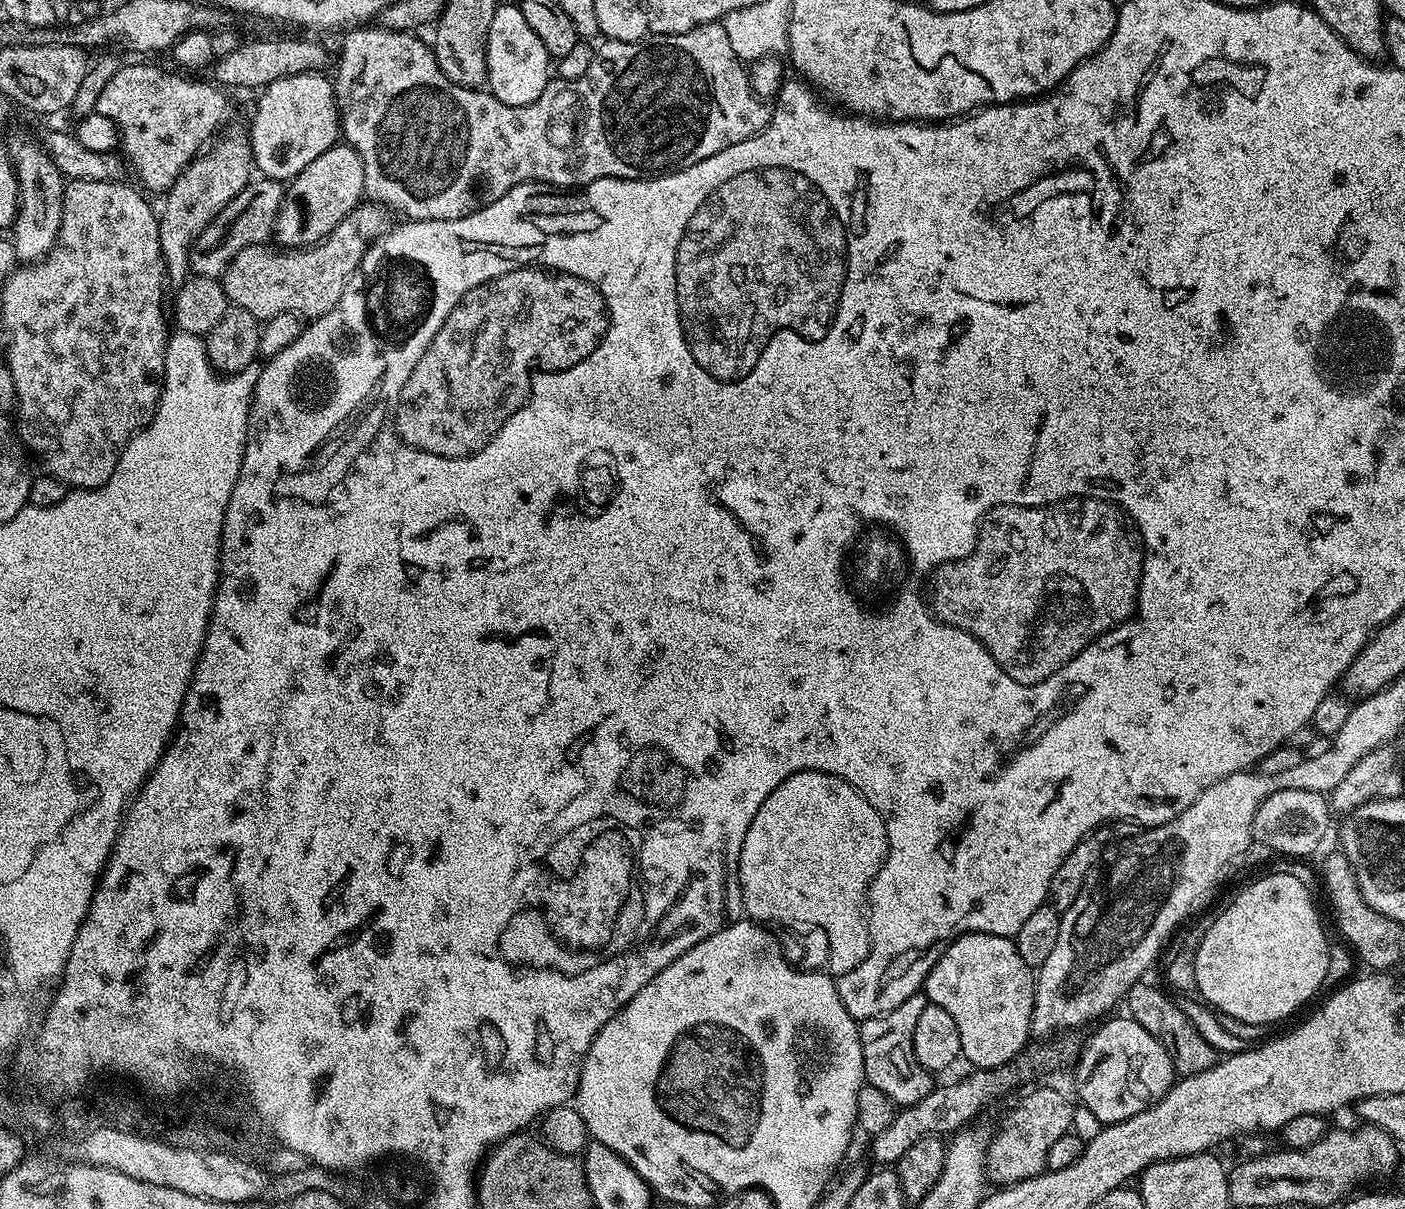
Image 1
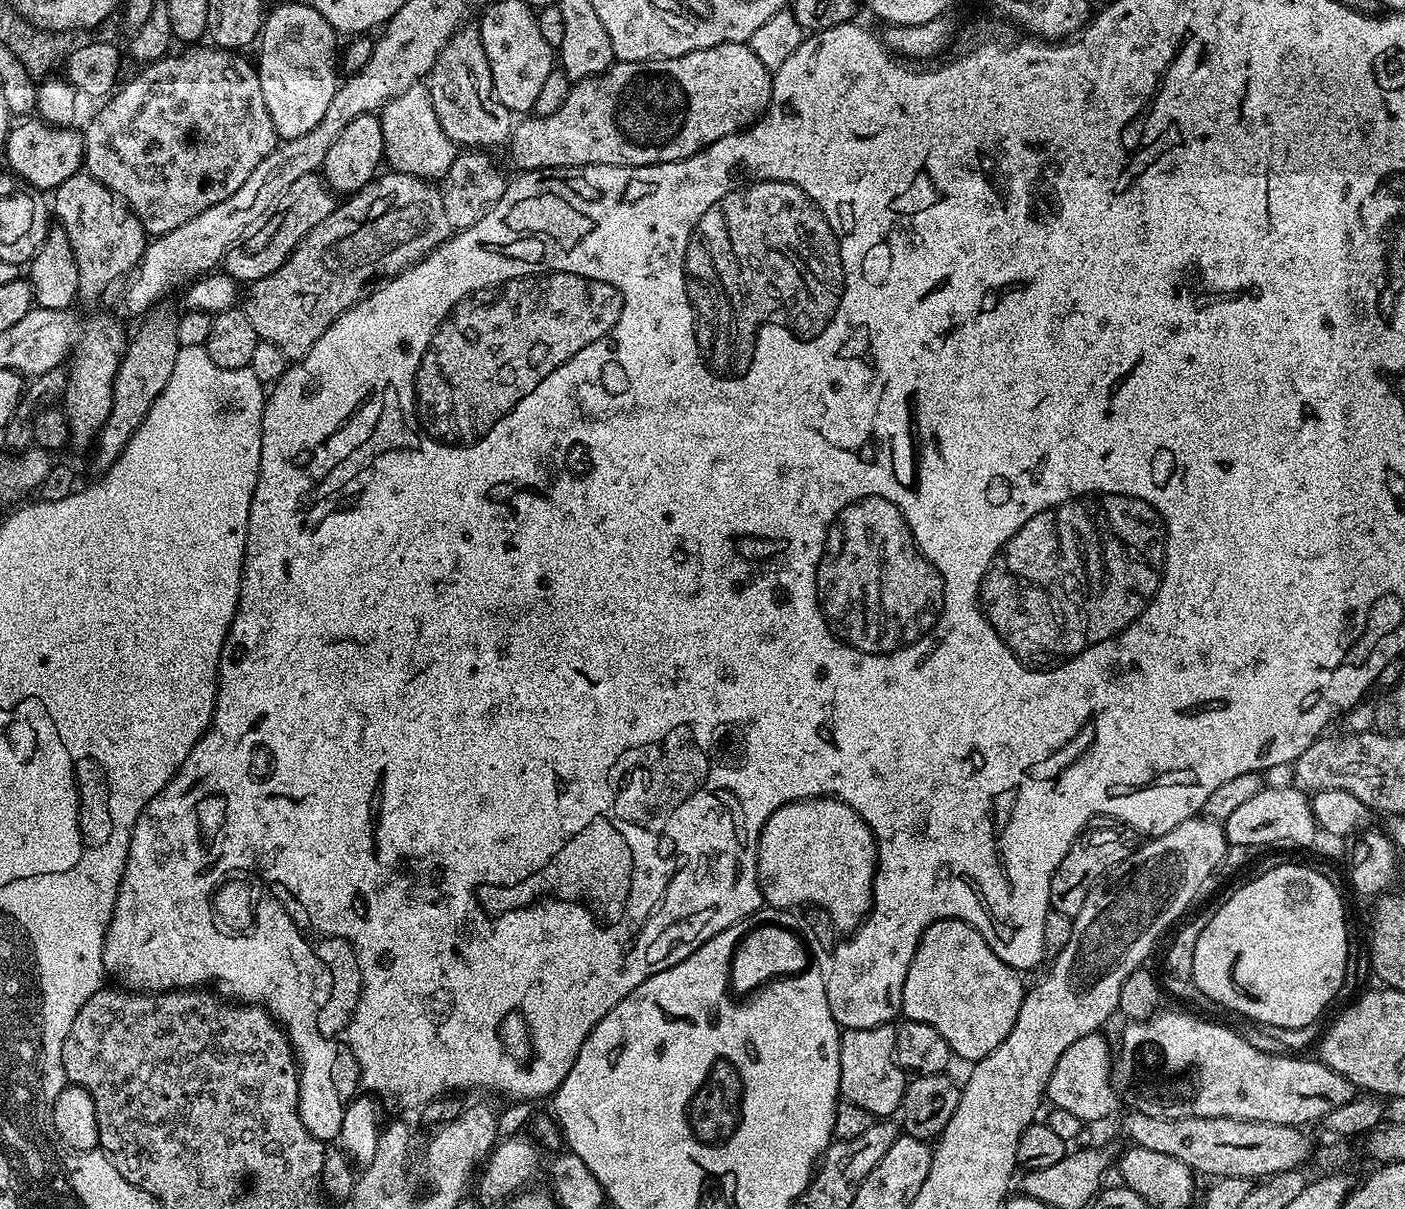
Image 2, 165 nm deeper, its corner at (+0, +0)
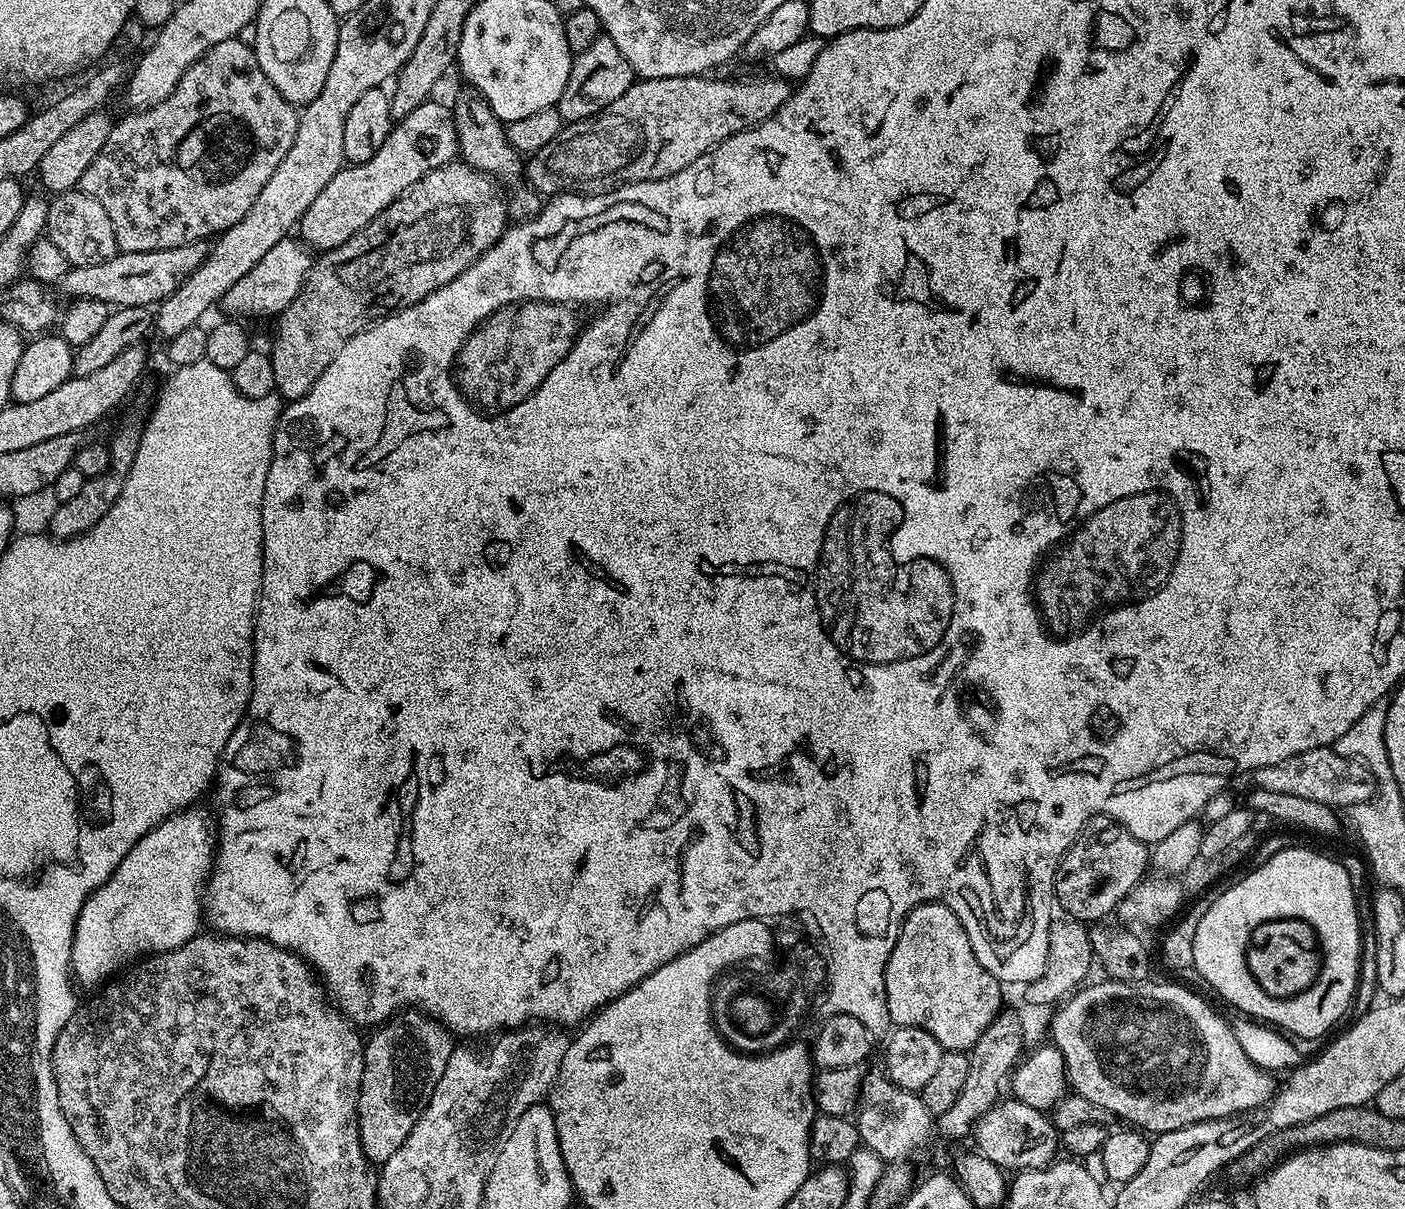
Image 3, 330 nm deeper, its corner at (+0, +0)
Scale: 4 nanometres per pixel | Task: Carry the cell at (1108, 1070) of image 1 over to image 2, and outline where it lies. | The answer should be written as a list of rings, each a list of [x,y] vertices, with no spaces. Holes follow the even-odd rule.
[[[1104,1034],[1078,1038],[1078,1042],[1074,1042],[1074,1046],[1070,1046],[1062,1058],[1058,1058],[1054,1074],[1050,1074],[1047,1103],[1049,1100],[1052,1108],[1070,1110],[1070,1114],[1082,1122],[1106,1119],[1118,1105],[1116,1089],[1112,1087],[1113,1055],[1113,1049],[1108,1049],[1108,1040]]]

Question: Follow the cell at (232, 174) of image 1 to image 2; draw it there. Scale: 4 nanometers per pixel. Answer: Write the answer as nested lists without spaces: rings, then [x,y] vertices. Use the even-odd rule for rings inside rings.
[[[153,306],[148,309],[139,321],[140,333],[133,340],[131,337],[127,341],[124,357],[118,366],[118,374],[112,387],[110,418],[106,418],[102,430],[90,448],[92,468],[96,474],[107,472],[108,467],[120,457],[138,426],[142,426],[150,406],[154,406],[158,394],[162,394],[162,390],[166,390],[166,382],[170,382],[170,373],[174,370],[174,362],[178,359],[178,350],[181,348],[176,333],[178,316],[170,309],[160,307]]]

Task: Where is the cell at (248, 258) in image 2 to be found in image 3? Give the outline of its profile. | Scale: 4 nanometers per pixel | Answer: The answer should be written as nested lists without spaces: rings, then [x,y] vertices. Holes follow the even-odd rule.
[[[429,98],[410,114],[393,123],[382,146],[364,164],[348,164],[341,168],[310,202],[298,225],[298,236],[309,249],[326,253],[342,246],[362,226],[366,226],[379,212],[386,210],[403,192],[410,190],[430,170],[457,159],[460,147],[456,133],[456,118],[451,107]],[[300,232],[300,233],[299,233]],[[320,248],[320,249],[316,249]]]

